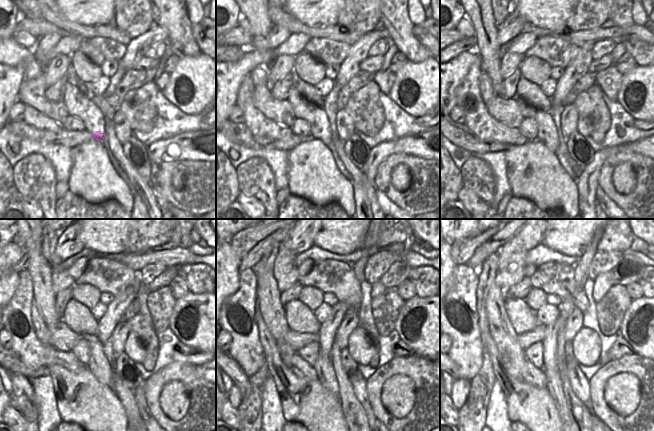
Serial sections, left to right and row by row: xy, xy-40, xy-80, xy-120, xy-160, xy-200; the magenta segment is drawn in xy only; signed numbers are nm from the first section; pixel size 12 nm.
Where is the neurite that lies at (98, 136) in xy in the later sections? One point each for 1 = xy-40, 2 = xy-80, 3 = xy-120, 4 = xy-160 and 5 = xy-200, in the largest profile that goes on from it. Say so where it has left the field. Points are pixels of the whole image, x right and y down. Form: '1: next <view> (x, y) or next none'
1: next xy-40 (327, 138)
2: next xy-80 (550, 140)
3: next xy-120 (100, 367)
4: next xy-160 (331, 374)
5: next xy-200 (575, 417)

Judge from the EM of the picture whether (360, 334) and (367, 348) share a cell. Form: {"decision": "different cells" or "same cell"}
{"decision": "same cell"}

